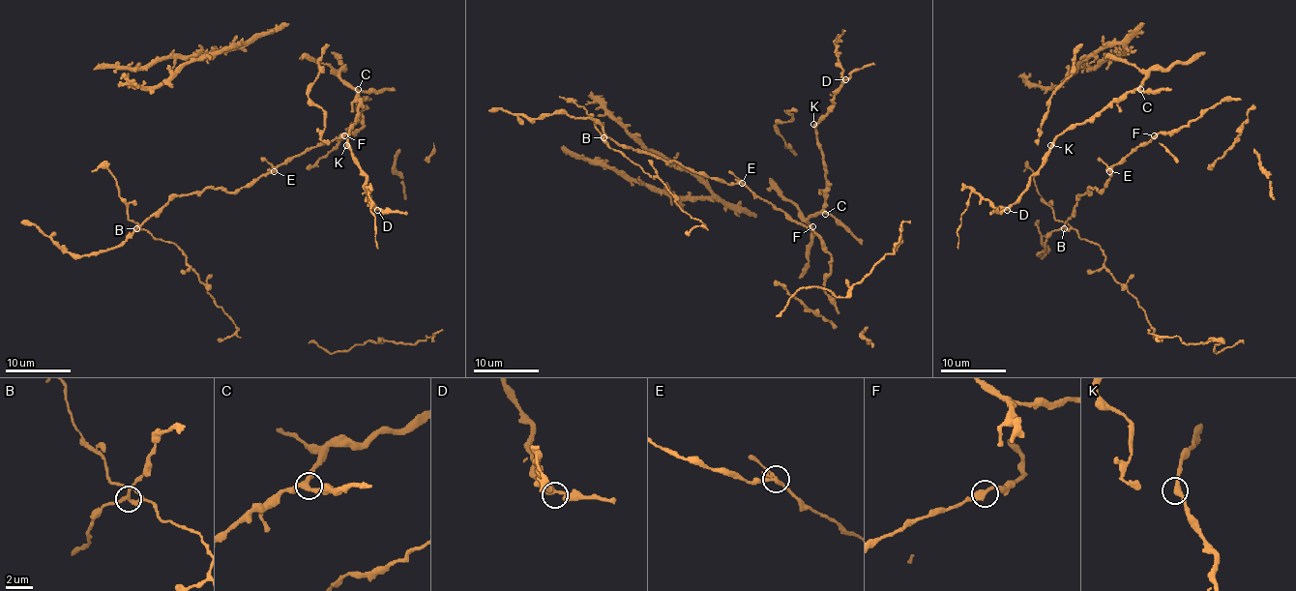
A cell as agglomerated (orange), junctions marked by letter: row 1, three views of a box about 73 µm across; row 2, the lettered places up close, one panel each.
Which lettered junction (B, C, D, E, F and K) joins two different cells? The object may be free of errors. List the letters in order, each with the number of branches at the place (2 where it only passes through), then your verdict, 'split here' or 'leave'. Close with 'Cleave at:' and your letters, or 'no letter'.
B: 3 | split here
C: 3 | leave
D: 3 | leave
E: 3 | leave
F: 2 | leave
K: 2 | leave
Cleave at: B

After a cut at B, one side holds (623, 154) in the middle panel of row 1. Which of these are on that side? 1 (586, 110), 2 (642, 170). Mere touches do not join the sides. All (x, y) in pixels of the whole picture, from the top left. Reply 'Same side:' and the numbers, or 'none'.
Same side: 1, 2

